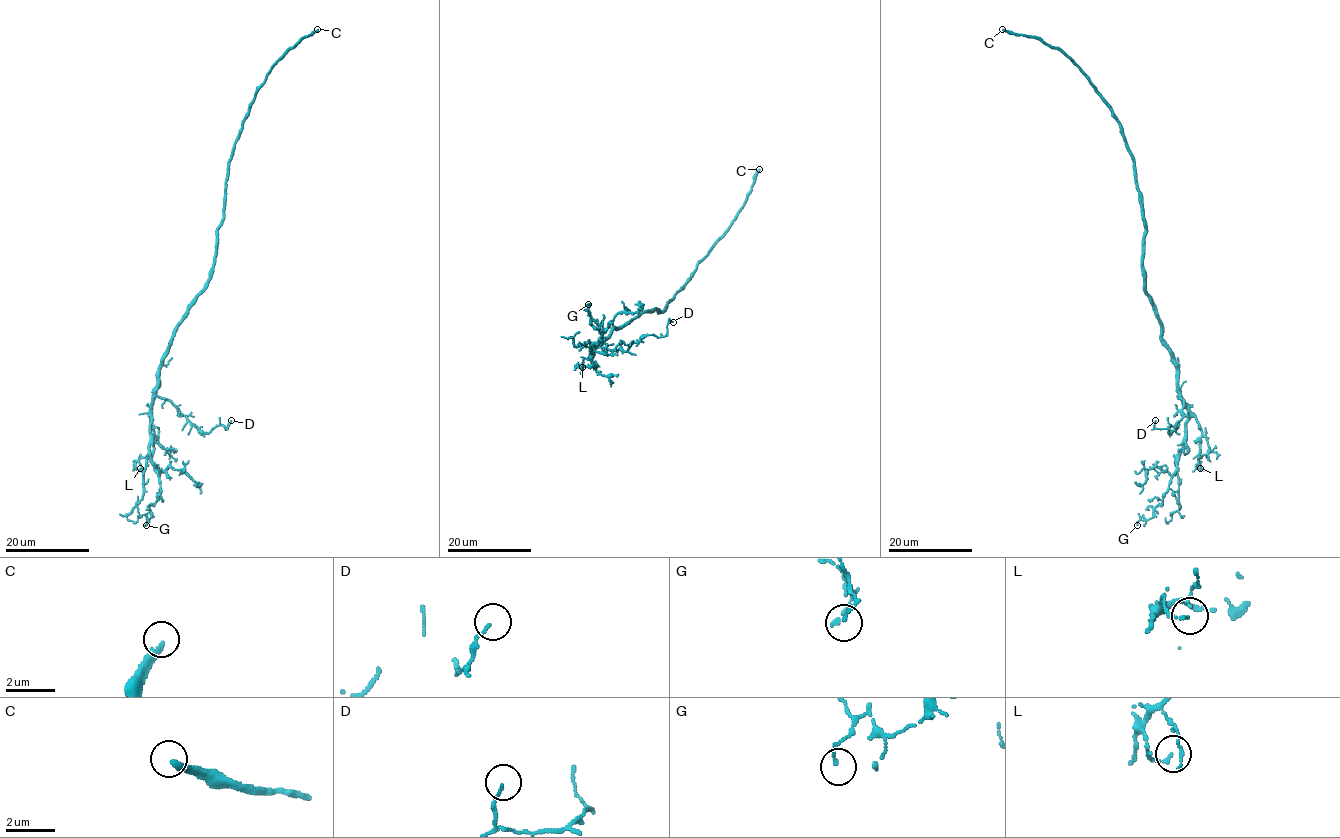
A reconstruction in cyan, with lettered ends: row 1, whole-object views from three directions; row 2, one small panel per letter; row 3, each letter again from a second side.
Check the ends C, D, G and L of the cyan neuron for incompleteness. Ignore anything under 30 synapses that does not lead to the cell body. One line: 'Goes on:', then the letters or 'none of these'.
Goes on: C

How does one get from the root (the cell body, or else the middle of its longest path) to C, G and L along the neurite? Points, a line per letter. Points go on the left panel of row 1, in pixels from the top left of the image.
C: (214, 261), (217, 228), (223, 218), (228, 161), (249, 103), (269, 70), (302, 38), (317, 29)
G: (214, 261), (206, 288), (177, 327), (159, 369), (150, 456), (160, 493), (148, 507), (146, 525)
L: (214, 261), (206, 288), (177, 327), (159, 369), (151, 414), (154, 452), (136, 462), (136, 468), (140, 468)

